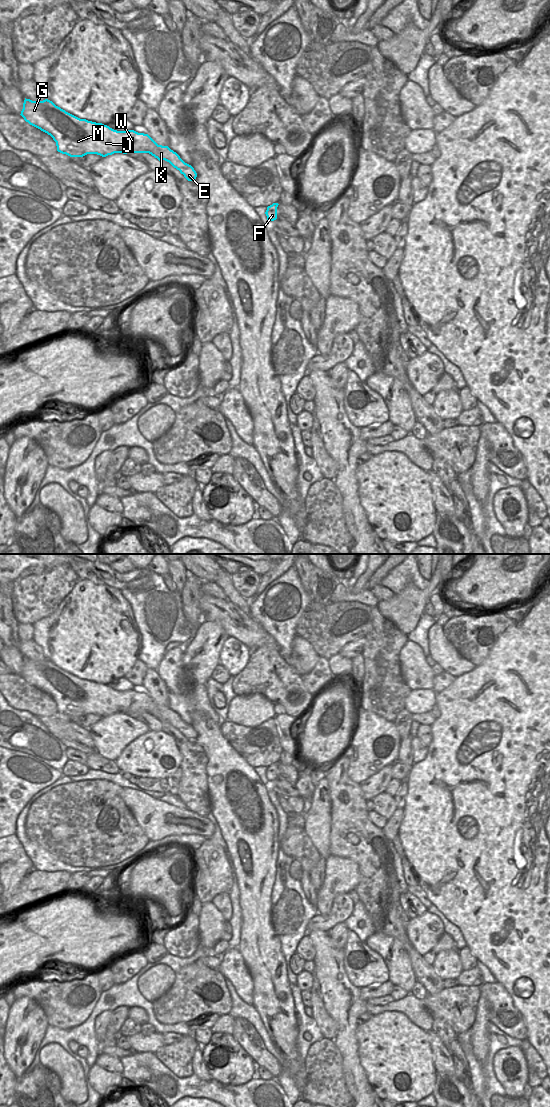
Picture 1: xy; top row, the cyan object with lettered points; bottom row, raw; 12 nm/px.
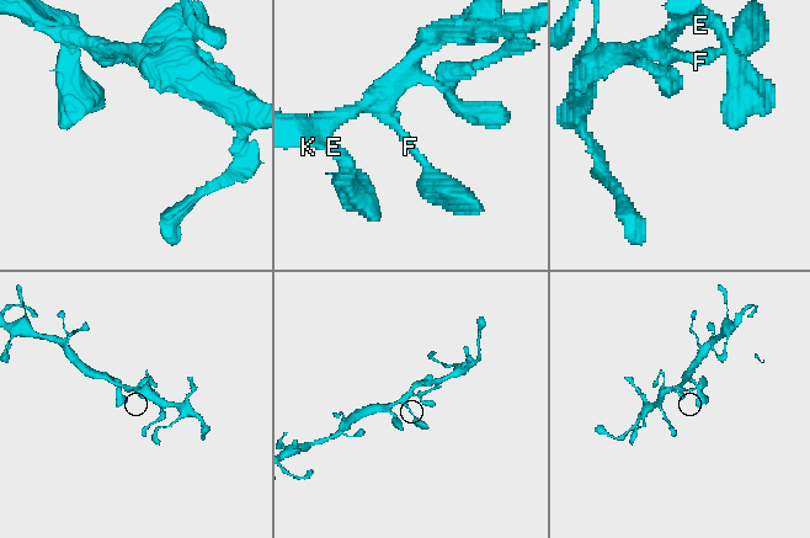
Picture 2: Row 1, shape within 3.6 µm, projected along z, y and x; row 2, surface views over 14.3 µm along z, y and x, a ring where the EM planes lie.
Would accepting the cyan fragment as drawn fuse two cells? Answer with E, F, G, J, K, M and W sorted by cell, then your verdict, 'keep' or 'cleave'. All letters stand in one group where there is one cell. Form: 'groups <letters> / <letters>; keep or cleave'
groups E F G J K M W; keep

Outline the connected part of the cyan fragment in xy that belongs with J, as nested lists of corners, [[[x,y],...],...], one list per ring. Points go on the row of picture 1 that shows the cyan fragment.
[[[25,98],[20,115],[30,125],[50,135],[56,142],[57,151],[70,157],[83,157],[87,154],[106,157],[114,153],[149,153],[159,161],[169,162],[188,181],[195,181],[197,177],[197,173],[191,165],[185,163],[168,146],[158,145],[148,134],[138,133],[134,130],[117,131],[102,123],[80,119],[56,106],[48,99],[32,101]]]

